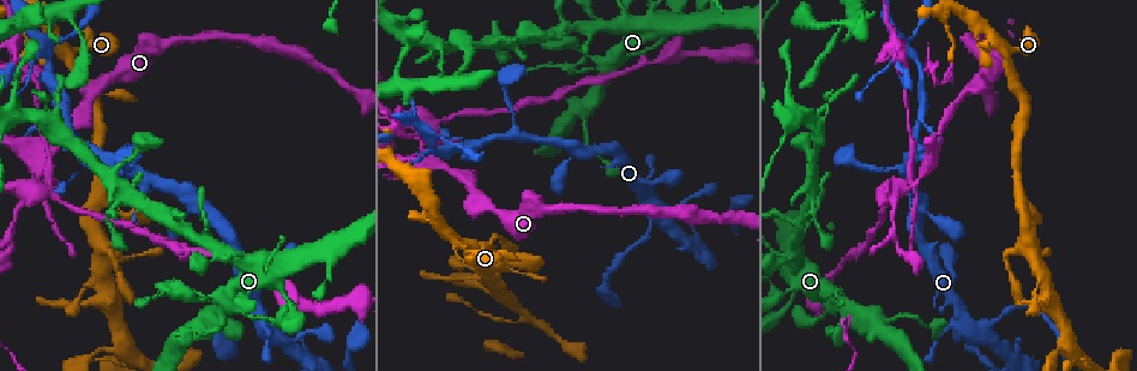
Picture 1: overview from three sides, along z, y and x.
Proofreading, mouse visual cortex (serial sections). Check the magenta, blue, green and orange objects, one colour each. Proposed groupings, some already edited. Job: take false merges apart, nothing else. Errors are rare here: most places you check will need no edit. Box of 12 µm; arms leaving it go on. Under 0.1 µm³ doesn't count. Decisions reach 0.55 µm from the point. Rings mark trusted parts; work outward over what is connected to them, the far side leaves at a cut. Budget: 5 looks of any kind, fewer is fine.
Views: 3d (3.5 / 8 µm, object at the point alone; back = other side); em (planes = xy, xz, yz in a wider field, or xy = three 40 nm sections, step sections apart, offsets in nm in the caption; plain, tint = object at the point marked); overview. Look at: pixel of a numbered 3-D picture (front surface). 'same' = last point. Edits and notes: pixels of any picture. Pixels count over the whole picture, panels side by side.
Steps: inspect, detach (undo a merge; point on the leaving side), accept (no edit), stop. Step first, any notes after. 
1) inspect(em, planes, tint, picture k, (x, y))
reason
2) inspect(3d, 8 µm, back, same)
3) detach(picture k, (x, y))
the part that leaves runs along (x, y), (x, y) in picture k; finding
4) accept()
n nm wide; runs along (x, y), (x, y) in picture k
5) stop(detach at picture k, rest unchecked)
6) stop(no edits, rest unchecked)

inspect(3d, 8 µm, back, picture 1, (420, 146))
a fork

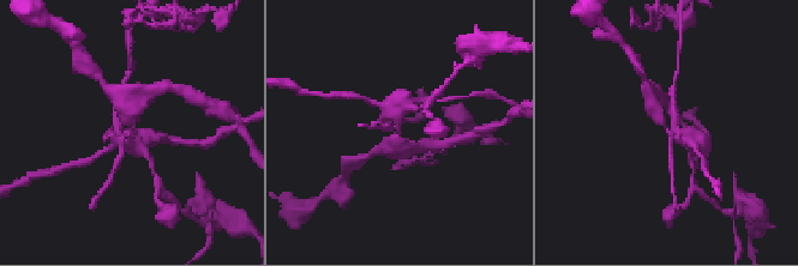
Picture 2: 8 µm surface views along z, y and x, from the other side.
inspect(em, xy, step 1, tint, picture 2, (130, 131))

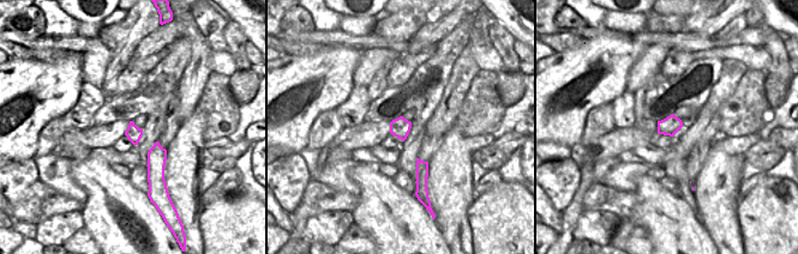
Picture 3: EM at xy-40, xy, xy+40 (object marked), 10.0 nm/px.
detach(picture 2, (679, 139))
200 nm wide; the part that leaves runs along (397, 133), (396, 114), (373, 102) in picture 2; a second cell is stuck on

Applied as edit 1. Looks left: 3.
inspect(overview)
see it whole again

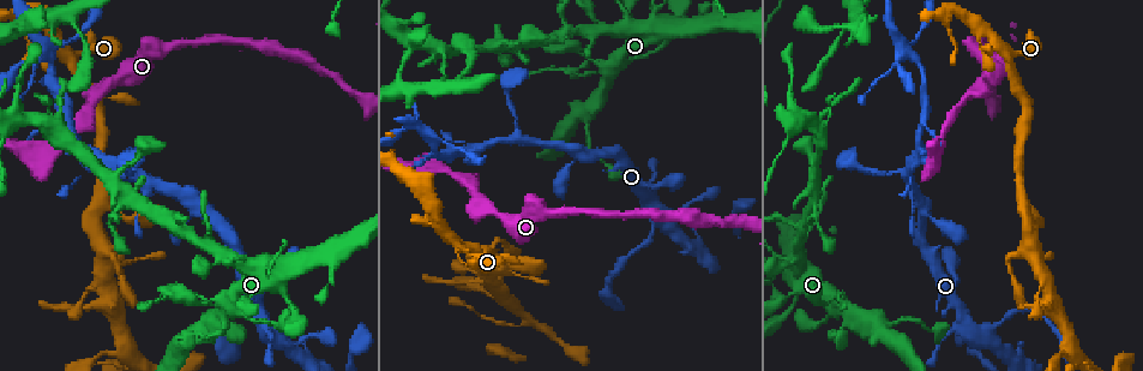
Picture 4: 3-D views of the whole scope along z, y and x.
inspect(em, xy, step 1, tint, picture 4, (909, 51))
calibre changes

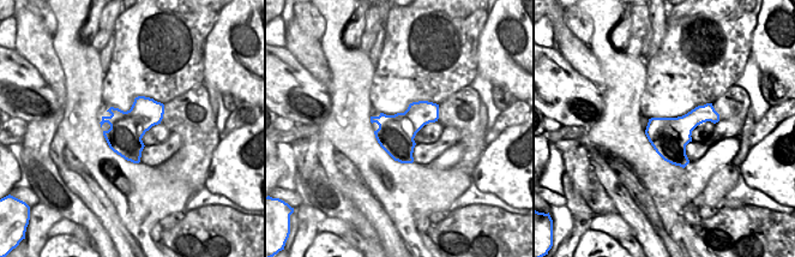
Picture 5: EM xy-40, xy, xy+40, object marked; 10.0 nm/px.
inspect(3d, 3.5 µm, same)

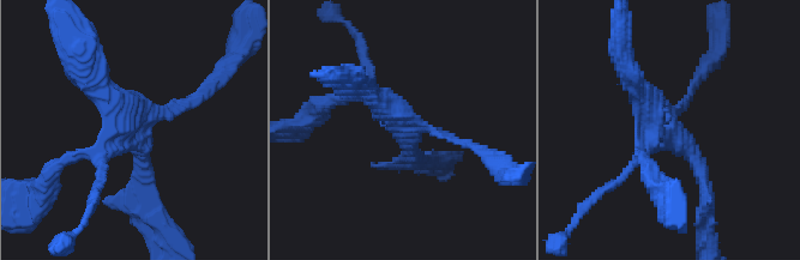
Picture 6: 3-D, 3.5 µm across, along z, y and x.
accept()
runs along (707, 194), (698, 161), (630, 73) in picture 6; continuous, no second cell

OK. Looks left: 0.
stop(detach at picture 2, rest unchecked)

